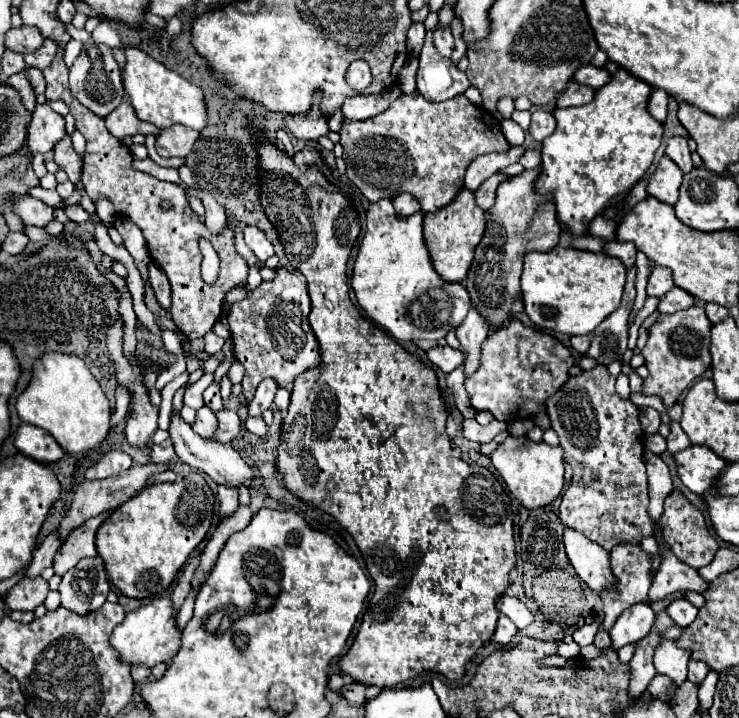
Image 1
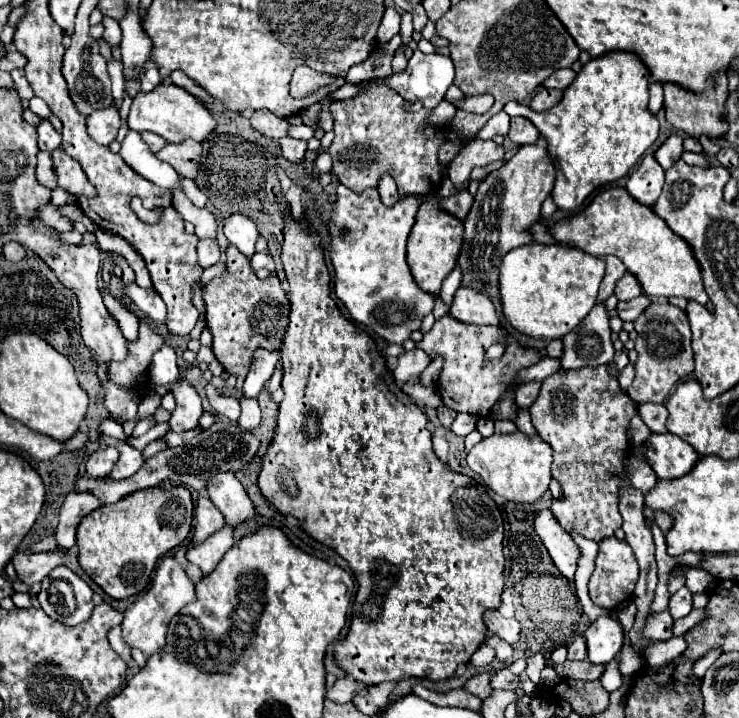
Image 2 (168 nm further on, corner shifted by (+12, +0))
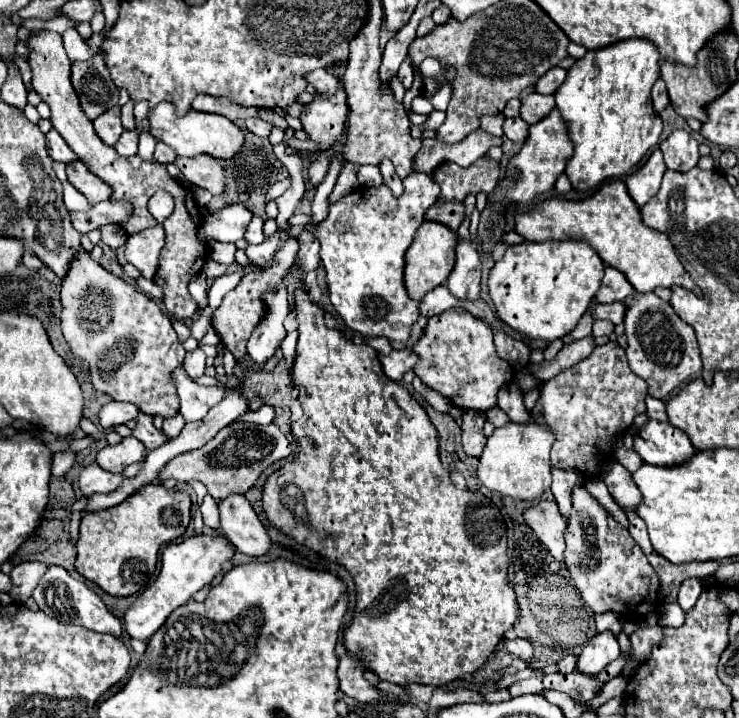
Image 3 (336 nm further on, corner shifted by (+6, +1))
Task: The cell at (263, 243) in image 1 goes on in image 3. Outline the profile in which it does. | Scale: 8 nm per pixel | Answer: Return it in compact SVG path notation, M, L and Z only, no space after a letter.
M242 203L226 205L224 209L208 215L202 223L202 229L208 239L220 243L236 243L244 239L246 225L250 223L252 213L242 207Z

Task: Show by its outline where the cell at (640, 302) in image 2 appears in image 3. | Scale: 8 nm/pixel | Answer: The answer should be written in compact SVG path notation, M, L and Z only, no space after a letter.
M590 303L590 307L588 307L588 313L590 313L594 319L608 319L608 321L612 321L614 325L622 323L624 311L626 311L626 305L624 305L624 303L614 303L614 305Z

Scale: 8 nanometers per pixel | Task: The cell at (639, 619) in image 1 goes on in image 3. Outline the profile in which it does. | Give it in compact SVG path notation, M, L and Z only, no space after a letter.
M610 631L598 633L582 647L576 661L576 671L588 677L594 677L600 671L604 671L608 663L618 659L618 655L620 655L620 647L618 647L616 637Z

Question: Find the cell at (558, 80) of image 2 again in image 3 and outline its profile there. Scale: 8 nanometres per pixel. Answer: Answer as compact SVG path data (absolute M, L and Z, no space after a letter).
M552 67L546 75L542 75L542 79L538 79L534 91L540 95L552 95L556 93L556 89L562 85L564 79L566 79L566 71L560 67Z

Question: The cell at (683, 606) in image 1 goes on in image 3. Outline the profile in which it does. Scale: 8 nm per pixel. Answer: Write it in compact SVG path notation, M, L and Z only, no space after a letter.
M684 579L682 587L678 591L678 603L684 611L690 611L694 603L698 601L698 595L706 589L704 579Z

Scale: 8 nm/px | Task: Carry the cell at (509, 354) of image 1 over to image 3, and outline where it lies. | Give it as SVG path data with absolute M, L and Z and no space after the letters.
M460 307L430 317L424 337L414 345L414 353L420 357L414 373L460 409L492 409L498 389L512 379L512 367L496 355L490 327Z

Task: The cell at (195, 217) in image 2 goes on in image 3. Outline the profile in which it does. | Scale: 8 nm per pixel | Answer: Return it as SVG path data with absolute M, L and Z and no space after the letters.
M286 229L284 233L288 235L288 237L286 237L286 243L276 251L274 263L272 263L270 267L266 267L264 271L250 271L250 273L246 273L246 275L240 279L238 287L236 287L234 291L230 291L230 293L224 295L222 305L220 305L220 307L214 311L214 315L212 315L212 325L214 325L214 329L218 331L222 343L226 343L228 351L234 355L236 361L240 361L240 359L246 357L246 343L248 343L248 339L250 339L254 327L256 327L256 325L260 323L260 319L266 315L266 307L264 307L264 303L260 301L260 295L262 295L264 291L274 291L274 285L278 285L278 283L282 281L282 275L286 275L288 265L294 263L294 259L296 259L298 241L296 241L296 237L294 237L288 229Z

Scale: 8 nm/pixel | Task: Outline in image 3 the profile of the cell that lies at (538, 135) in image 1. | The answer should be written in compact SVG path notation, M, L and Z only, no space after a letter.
M514 117L514 119L504 119L504 135L510 139L510 141L524 141L528 137L528 125L520 119L520 117Z

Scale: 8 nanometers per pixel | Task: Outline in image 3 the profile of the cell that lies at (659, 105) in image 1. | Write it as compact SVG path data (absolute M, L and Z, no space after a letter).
M658 79L654 83L654 87L652 87L652 105L654 105L654 111L658 111L658 113L664 111L668 103L670 103L670 99L668 99L668 93L666 93L666 85L664 85L662 79Z

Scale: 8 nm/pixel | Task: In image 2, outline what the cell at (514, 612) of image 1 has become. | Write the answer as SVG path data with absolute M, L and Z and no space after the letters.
M488 610L488 612L484 612L484 622L490 632L498 634L508 644L514 644L518 640L522 624L516 618L504 618L498 610Z

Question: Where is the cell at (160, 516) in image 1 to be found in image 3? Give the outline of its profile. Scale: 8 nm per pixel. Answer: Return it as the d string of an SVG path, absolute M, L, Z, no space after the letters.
M144 485L136 493L132 493L128 499L124 499L120 505L110 507L110 509L100 509L100 511L86 511L82 515L80 523L80 537L76 543L76 571L86 577L88 581L96 583L102 591L114 597L126 597L142 591L154 569L156 569L156 557L158 551L164 543L170 539L182 537L190 523L190 495L178 489L166 489L164 485Z

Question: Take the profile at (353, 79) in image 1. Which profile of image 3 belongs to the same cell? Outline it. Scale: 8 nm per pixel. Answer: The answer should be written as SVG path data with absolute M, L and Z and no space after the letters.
M258 117L246 119L246 121L244 121L244 127L246 127L250 133L258 135L258 137L268 137L268 135L270 135L270 129L272 129L270 123L266 123L266 121L258 119Z

